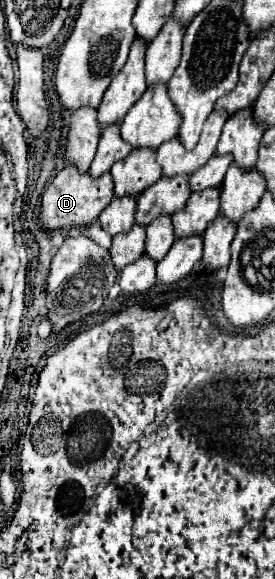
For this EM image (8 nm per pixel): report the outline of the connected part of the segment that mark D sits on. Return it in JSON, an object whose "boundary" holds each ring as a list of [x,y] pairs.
{"boundary":[[[68,166],[56,174],[56,178],[46,186],[42,194],[42,206],[38,212],[38,222],[46,232],[56,232],[70,226],[88,226],[94,222],[100,212],[110,204],[114,196],[112,176],[104,174],[98,180],[92,180],[90,174],[78,174],[74,166]]]}

